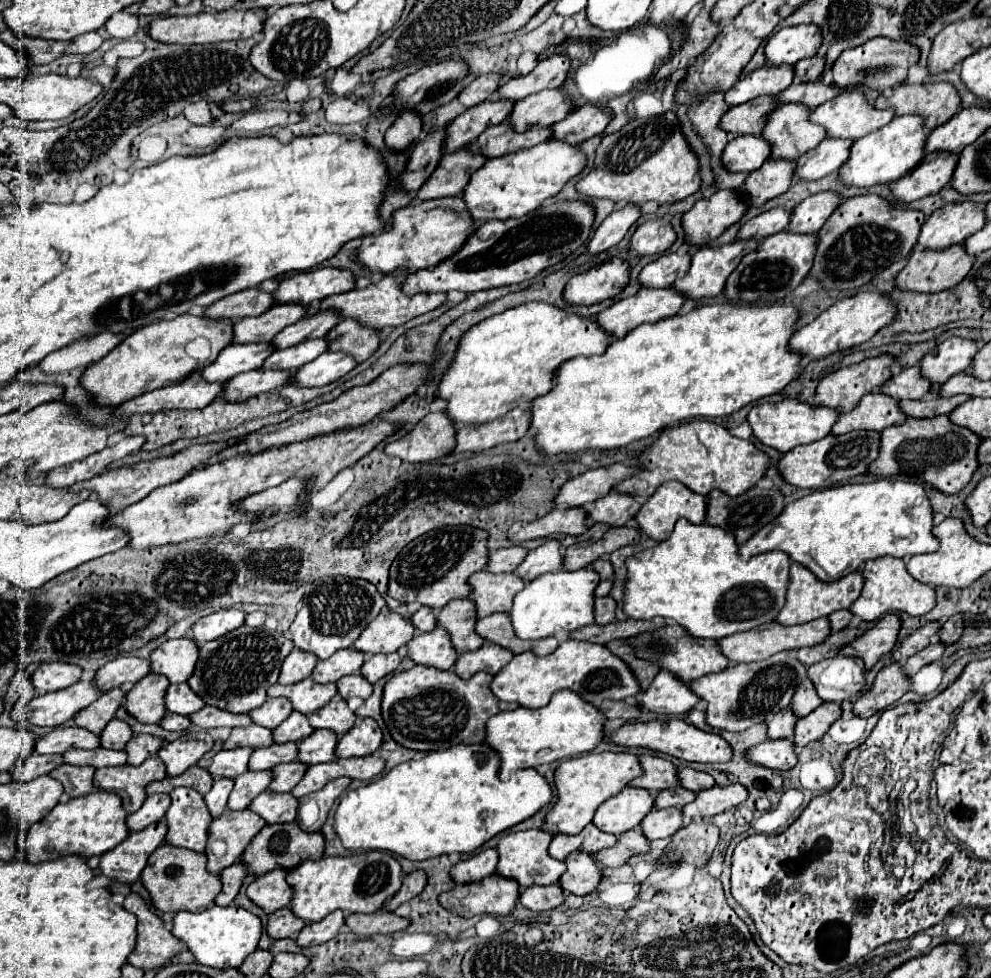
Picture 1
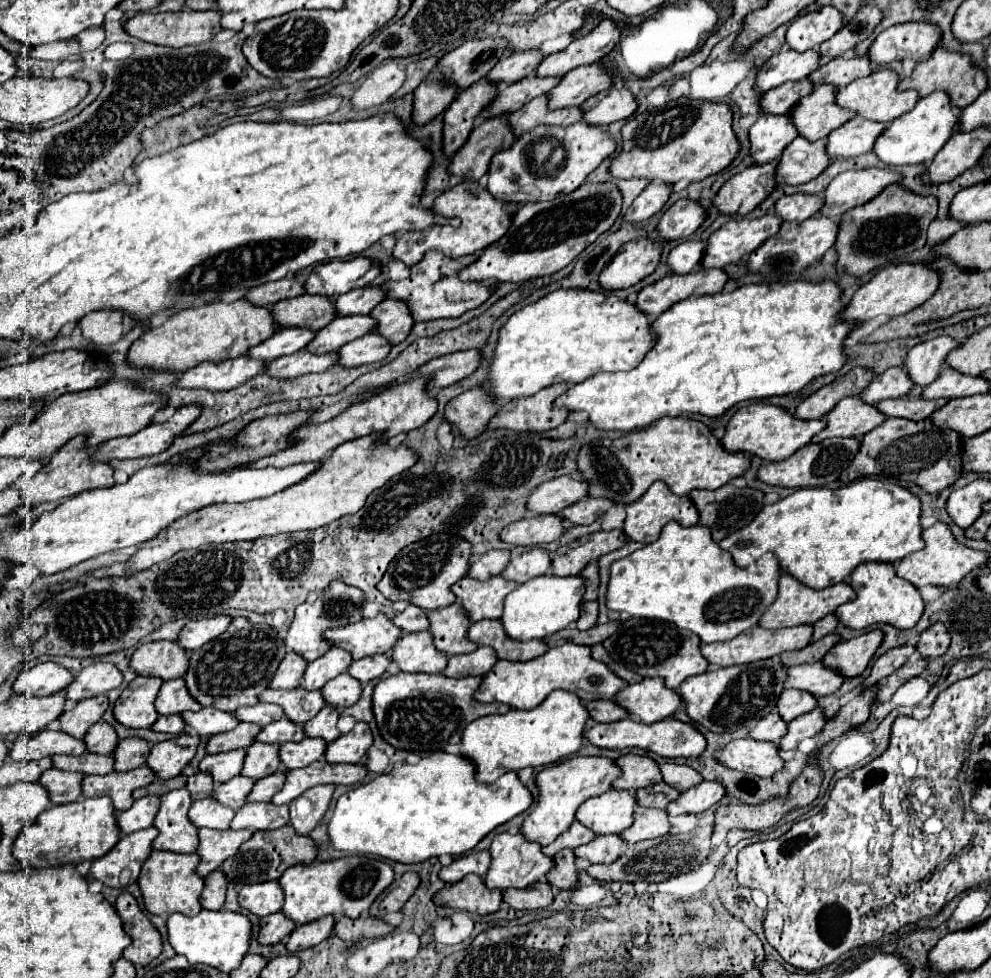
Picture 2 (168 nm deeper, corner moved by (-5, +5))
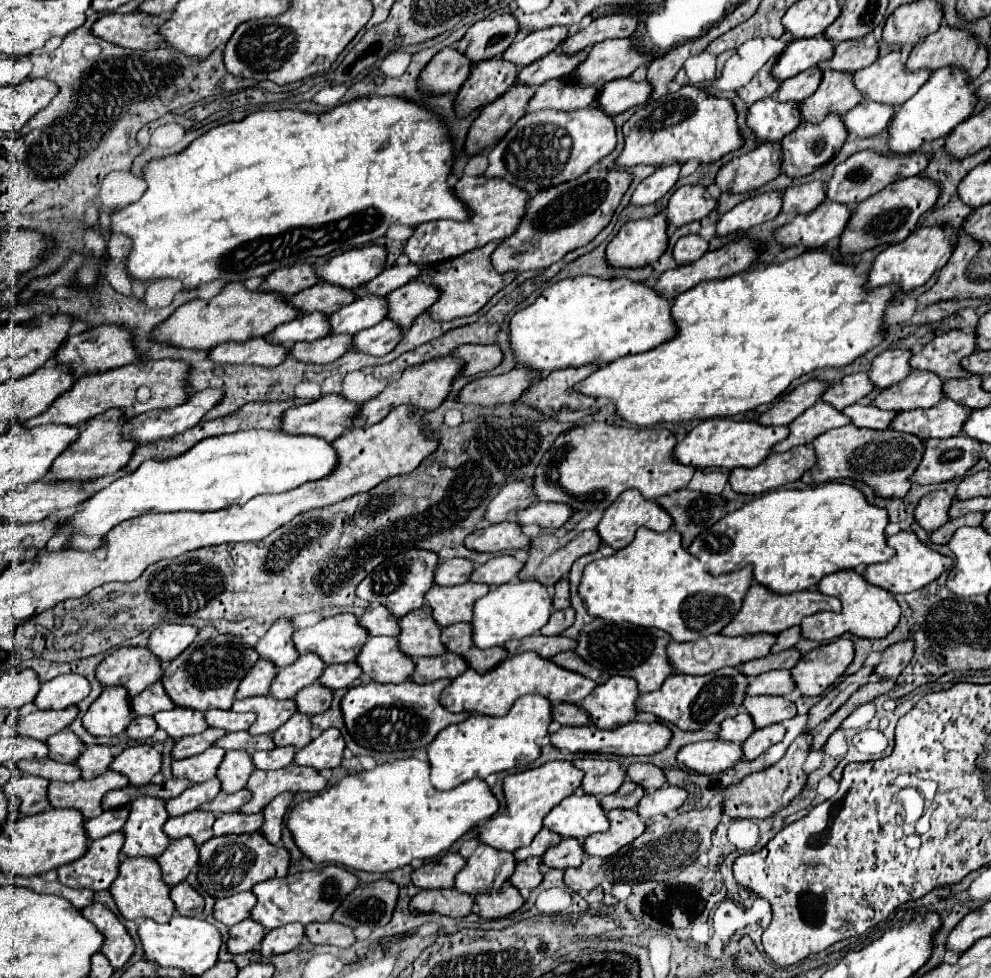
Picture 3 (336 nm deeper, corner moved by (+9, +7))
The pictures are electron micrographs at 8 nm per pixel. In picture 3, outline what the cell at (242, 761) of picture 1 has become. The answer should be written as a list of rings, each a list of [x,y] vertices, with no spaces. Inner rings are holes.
[[[214,746],[198,756],[176,760],[172,764],[172,774],[176,778],[188,778],[190,782],[212,780],[212,778],[216,778],[216,770],[218,770],[220,762],[224,760],[224,754],[226,754],[226,750]]]

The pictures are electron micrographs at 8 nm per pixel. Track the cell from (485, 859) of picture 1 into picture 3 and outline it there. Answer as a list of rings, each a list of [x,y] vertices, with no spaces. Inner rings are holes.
[[[444,854],[438,860],[426,862],[412,872],[412,880],[418,888],[450,888],[454,886],[456,874],[462,870],[466,860],[460,854]]]

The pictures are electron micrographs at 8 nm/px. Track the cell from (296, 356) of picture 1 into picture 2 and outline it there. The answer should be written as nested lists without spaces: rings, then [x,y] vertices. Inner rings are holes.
[[[338,316],[328,326],[316,332],[316,338],[308,344],[308,352],[324,354],[330,350],[338,350],[340,346],[370,334],[376,330],[376,320],[372,316]]]

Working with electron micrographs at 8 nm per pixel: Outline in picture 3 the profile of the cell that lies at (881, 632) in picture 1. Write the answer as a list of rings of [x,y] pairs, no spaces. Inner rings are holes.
[[[838,638],[804,654],[790,672],[804,696],[818,696],[844,676],[852,660],[854,642],[848,638]]]

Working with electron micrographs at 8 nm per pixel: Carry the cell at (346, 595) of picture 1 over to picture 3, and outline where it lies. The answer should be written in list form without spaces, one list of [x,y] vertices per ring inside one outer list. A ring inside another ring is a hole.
[[[278,618],[270,626],[266,636],[262,636],[258,640],[258,644],[254,648],[258,650],[258,654],[262,658],[272,660],[278,668],[288,666],[298,658],[298,650],[294,648],[294,642],[292,642],[294,632],[296,632],[296,628],[290,618]]]

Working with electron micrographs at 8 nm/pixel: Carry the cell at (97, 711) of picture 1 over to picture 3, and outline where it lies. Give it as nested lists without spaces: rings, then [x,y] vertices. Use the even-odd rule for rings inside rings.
[[[70,706],[64,710],[38,710],[34,714],[18,718],[14,726],[20,736],[24,734],[36,740],[48,740],[50,736],[68,728],[76,716],[78,716],[78,706]]]

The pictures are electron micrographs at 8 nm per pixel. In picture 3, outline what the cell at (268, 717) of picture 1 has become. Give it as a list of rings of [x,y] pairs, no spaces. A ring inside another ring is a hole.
[[[208,710],[206,712],[206,722],[208,726],[214,728],[224,728],[226,732],[238,732],[238,730],[248,730],[254,724],[256,714],[254,712],[234,712],[234,710]]]

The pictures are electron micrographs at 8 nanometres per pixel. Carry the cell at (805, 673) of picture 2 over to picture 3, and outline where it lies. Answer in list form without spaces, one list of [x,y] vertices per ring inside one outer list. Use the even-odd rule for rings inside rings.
[[[770,670],[750,678],[750,696],[758,694],[786,696],[792,692],[796,692],[796,684],[790,670]]]

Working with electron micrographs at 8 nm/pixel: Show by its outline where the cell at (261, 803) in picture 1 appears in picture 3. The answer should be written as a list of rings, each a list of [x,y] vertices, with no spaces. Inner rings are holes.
[[[230,812],[220,814],[214,822],[214,836],[222,834],[242,834],[242,832],[256,832],[262,828],[262,812],[260,814],[244,814],[244,812]]]

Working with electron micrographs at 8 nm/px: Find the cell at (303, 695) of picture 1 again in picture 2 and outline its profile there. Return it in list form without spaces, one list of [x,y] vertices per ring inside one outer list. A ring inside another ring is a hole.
[[[302,688],[296,690],[262,690],[260,692],[260,702],[270,702],[278,704],[284,710],[284,716],[296,724],[304,724],[310,718],[318,714],[320,708],[326,706],[322,694],[318,690],[308,692]]]

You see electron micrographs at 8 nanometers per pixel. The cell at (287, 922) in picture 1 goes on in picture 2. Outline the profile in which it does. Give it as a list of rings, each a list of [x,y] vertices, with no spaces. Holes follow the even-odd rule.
[[[276,912],[272,916],[264,916],[264,918],[260,918],[258,942],[266,944],[266,946],[284,942],[290,936],[290,930],[294,930],[294,928],[296,926],[292,926],[292,922],[282,912]]]

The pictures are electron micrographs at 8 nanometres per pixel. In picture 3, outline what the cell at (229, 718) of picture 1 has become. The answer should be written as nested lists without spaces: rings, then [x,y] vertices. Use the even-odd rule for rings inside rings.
[[[178,706],[174,710],[168,710],[168,712],[158,712],[154,716],[154,720],[174,740],[190,736],[190,734],[200,734],[208,728],[204,712],[190,710],[190,708],[178,708]]]

